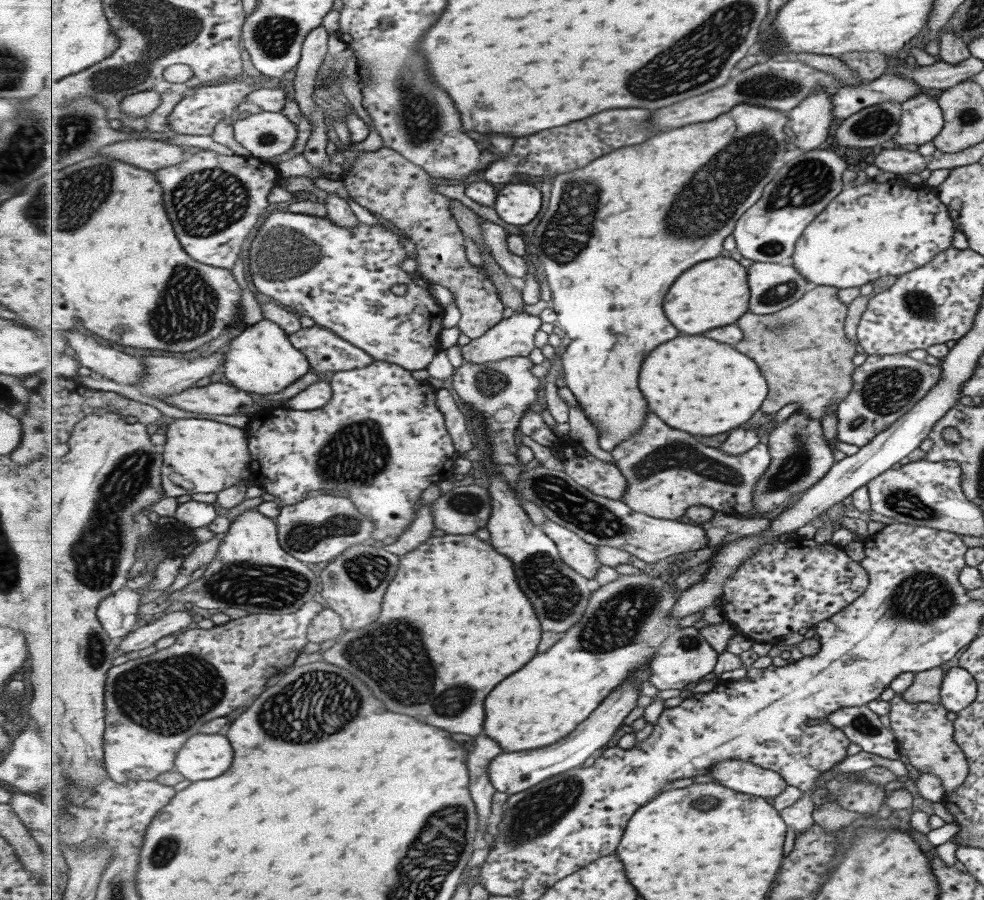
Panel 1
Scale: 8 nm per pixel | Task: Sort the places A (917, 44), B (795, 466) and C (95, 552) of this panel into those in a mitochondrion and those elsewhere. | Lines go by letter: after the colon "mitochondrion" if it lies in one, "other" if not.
A: other
B: mitochondrion
C: mitochondrion

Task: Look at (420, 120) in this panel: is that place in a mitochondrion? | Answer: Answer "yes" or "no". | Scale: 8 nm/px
yes

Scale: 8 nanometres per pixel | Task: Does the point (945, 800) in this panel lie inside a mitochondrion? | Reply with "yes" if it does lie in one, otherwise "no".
no

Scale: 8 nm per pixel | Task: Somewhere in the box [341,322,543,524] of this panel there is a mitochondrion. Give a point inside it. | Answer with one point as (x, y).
(489, 382)

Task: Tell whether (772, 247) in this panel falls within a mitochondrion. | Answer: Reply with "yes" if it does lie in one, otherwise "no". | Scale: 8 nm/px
yes

